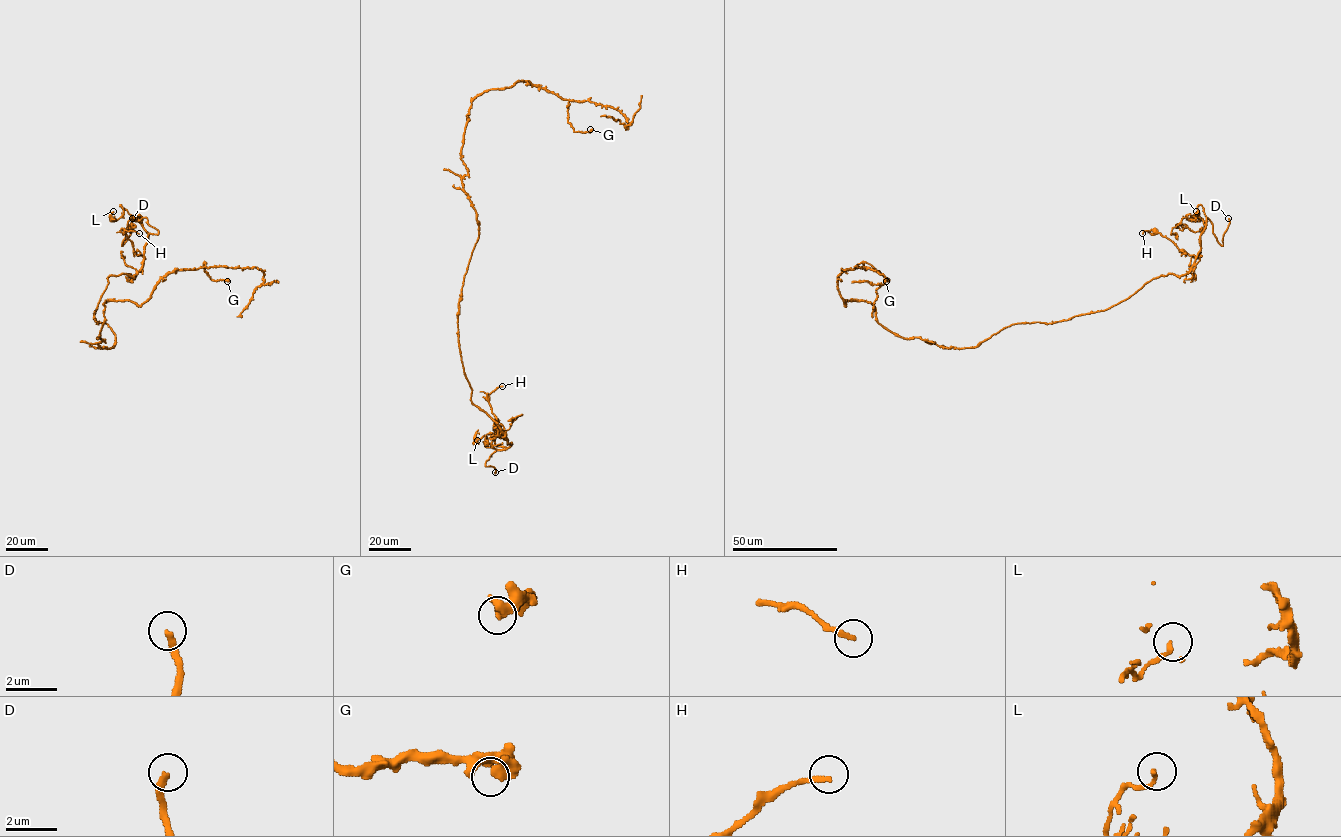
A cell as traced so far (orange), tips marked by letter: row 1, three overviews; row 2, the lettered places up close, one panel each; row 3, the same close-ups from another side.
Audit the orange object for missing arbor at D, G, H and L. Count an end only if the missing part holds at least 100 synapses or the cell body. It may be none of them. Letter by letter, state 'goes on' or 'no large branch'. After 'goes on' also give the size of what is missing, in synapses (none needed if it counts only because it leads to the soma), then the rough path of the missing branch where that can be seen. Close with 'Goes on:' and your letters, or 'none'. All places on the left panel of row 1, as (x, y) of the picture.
D: goes on
G: no large branch
H: no large branch
L: no large branch
Goes on: D

